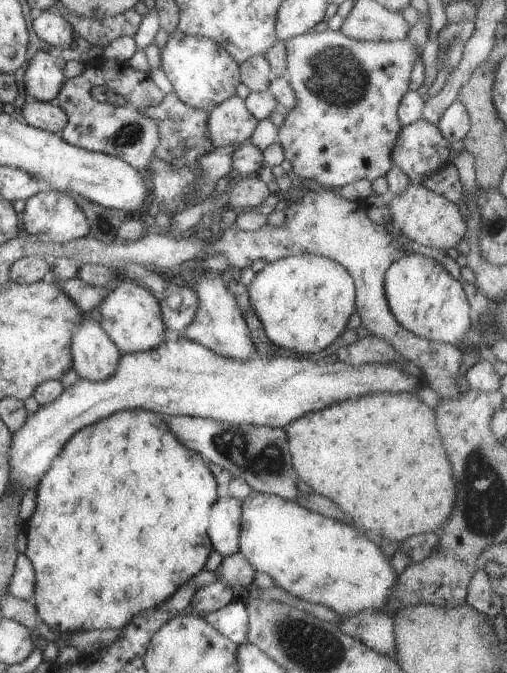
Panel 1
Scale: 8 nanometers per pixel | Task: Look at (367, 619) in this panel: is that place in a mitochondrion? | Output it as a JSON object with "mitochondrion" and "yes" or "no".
{"mitochondrion":"no"}

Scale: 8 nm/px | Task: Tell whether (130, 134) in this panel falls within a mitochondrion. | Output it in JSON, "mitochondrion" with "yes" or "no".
{"mitochondrion":"yes"}

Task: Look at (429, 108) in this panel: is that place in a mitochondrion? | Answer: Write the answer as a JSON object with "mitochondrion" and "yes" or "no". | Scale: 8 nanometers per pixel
{"mitochondrion":"no"}

